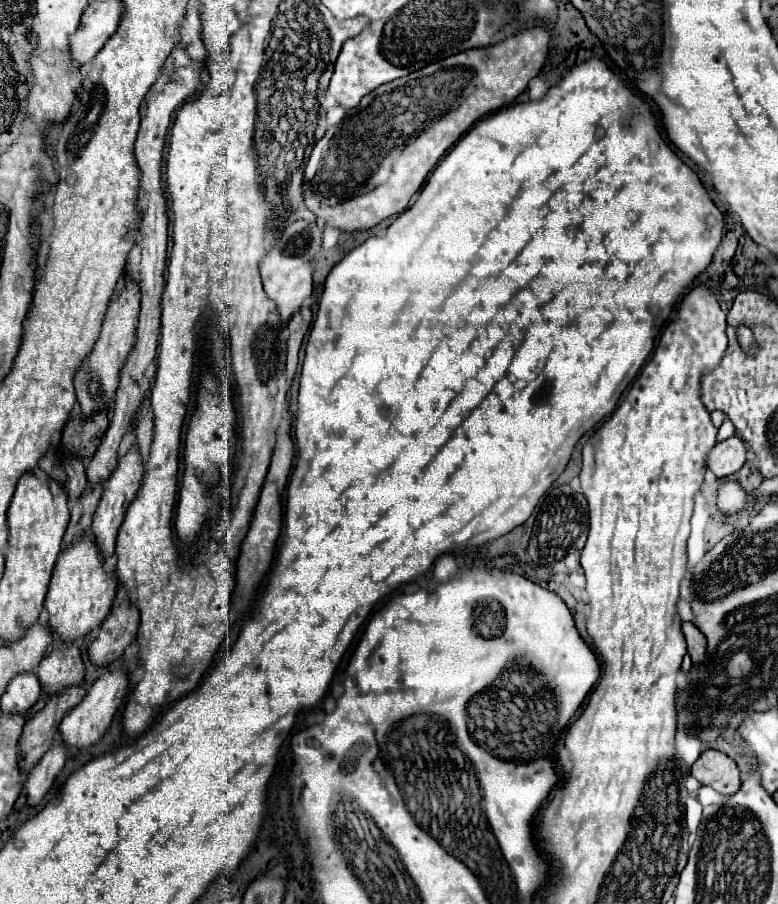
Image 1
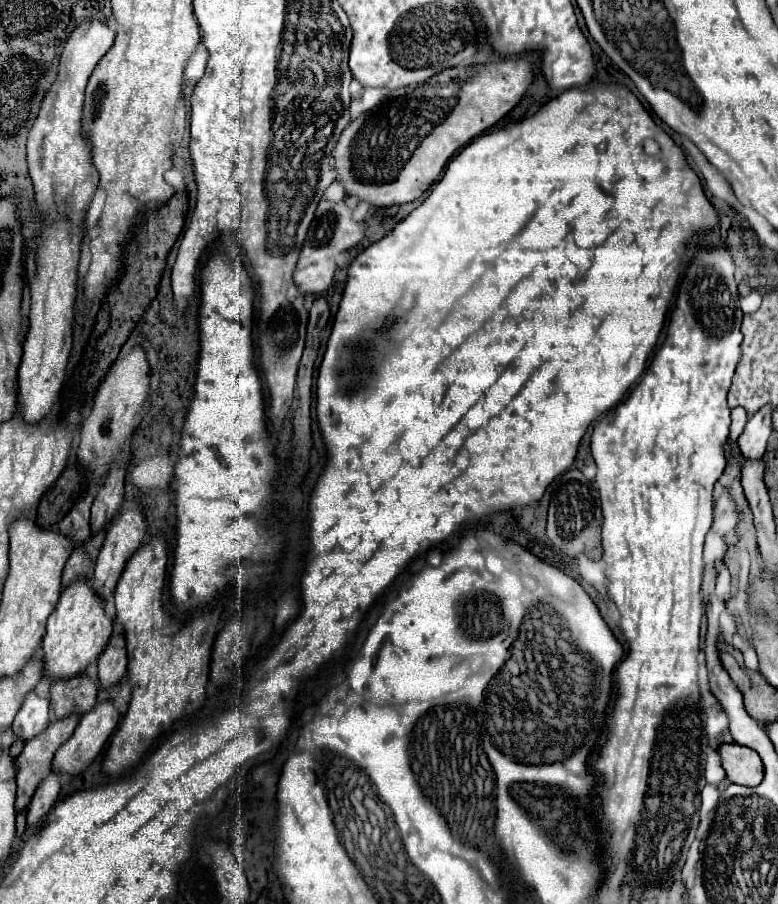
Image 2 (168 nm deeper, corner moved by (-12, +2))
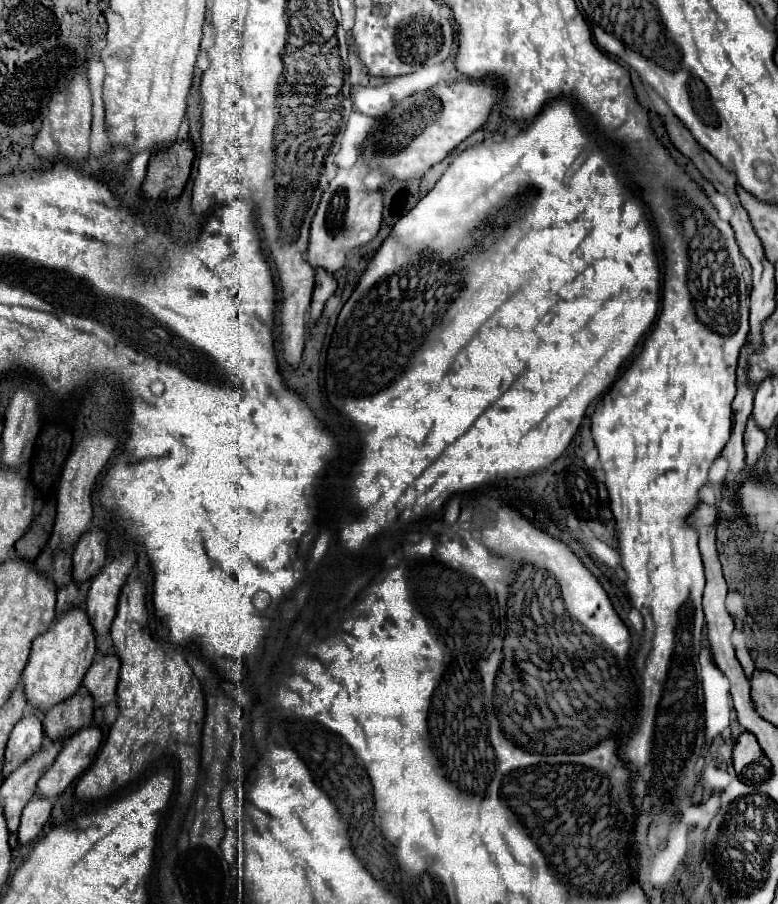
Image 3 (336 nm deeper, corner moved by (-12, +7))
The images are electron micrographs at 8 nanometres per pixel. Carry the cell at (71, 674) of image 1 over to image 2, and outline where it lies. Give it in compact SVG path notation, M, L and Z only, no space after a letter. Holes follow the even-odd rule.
M85 673L71 679L53 681L49 693L57 719L63 719L63 715L71 715L71 711L83 715L97 703L97 683L93 683Z

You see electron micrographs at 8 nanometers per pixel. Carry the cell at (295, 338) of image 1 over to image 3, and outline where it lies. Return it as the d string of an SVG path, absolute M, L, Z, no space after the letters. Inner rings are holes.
M317 268L315 276L315 292L313 292L313 302L311 302L311 320L317 320L323 312L323 304L327 298L337 290L337 280L331 272Z

